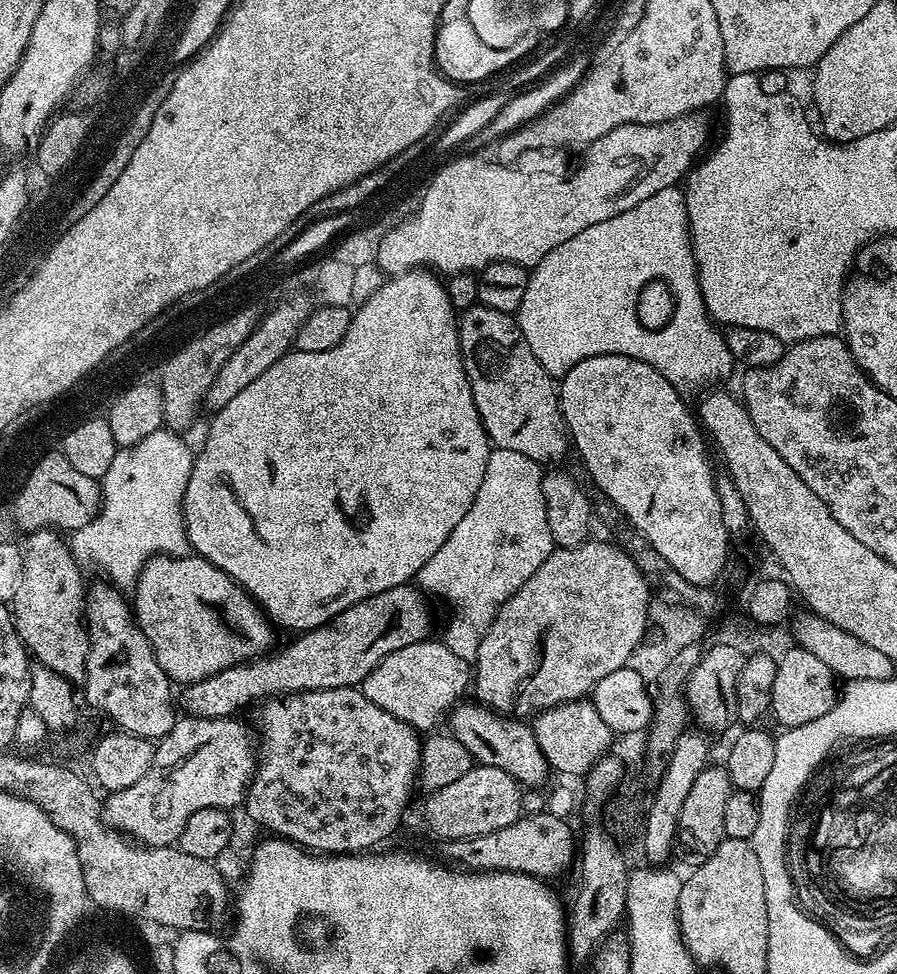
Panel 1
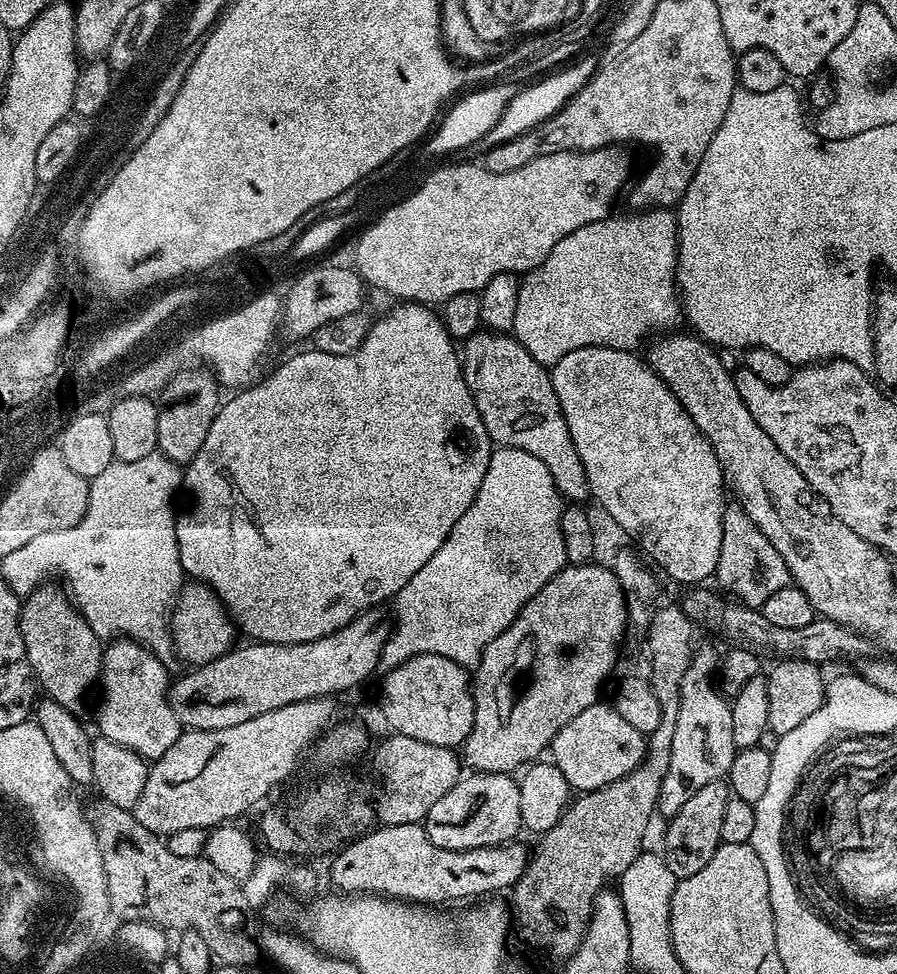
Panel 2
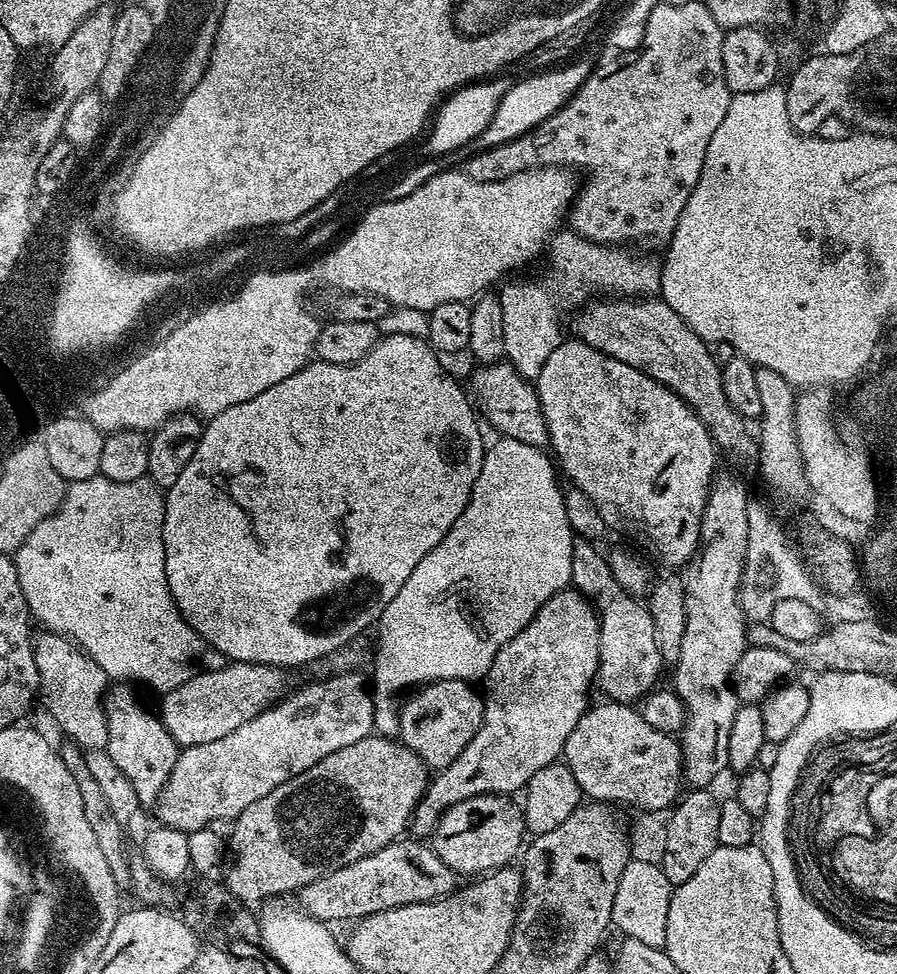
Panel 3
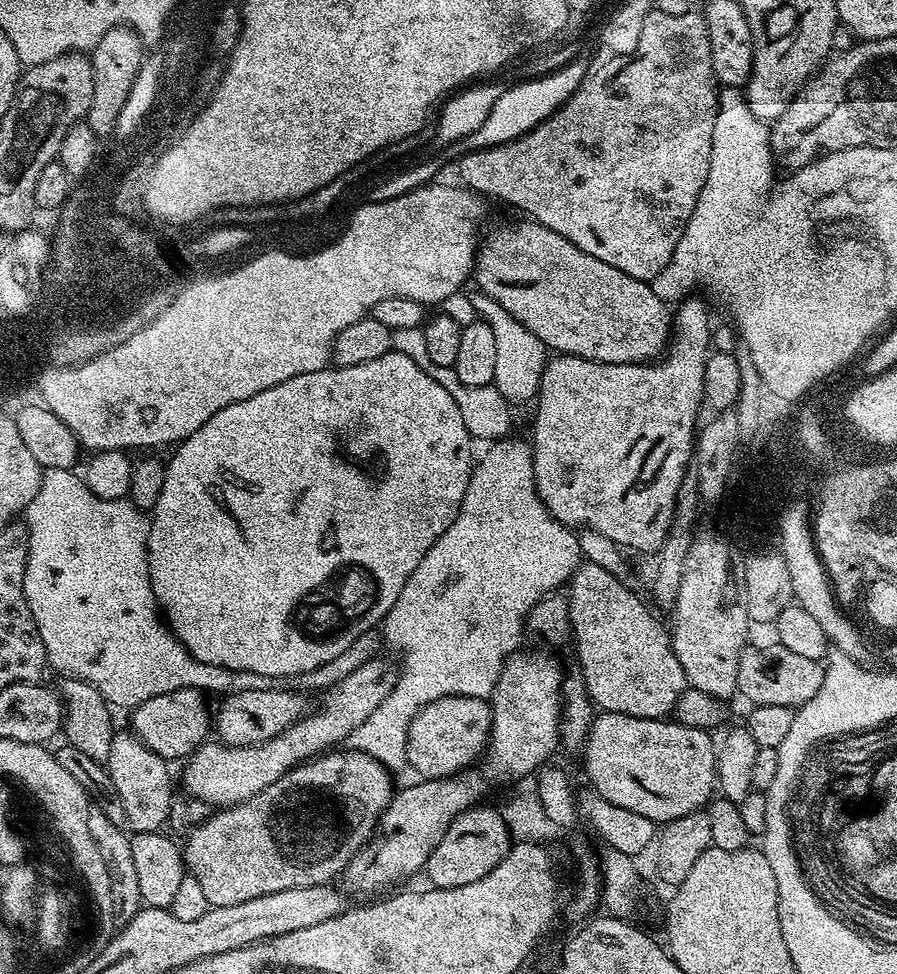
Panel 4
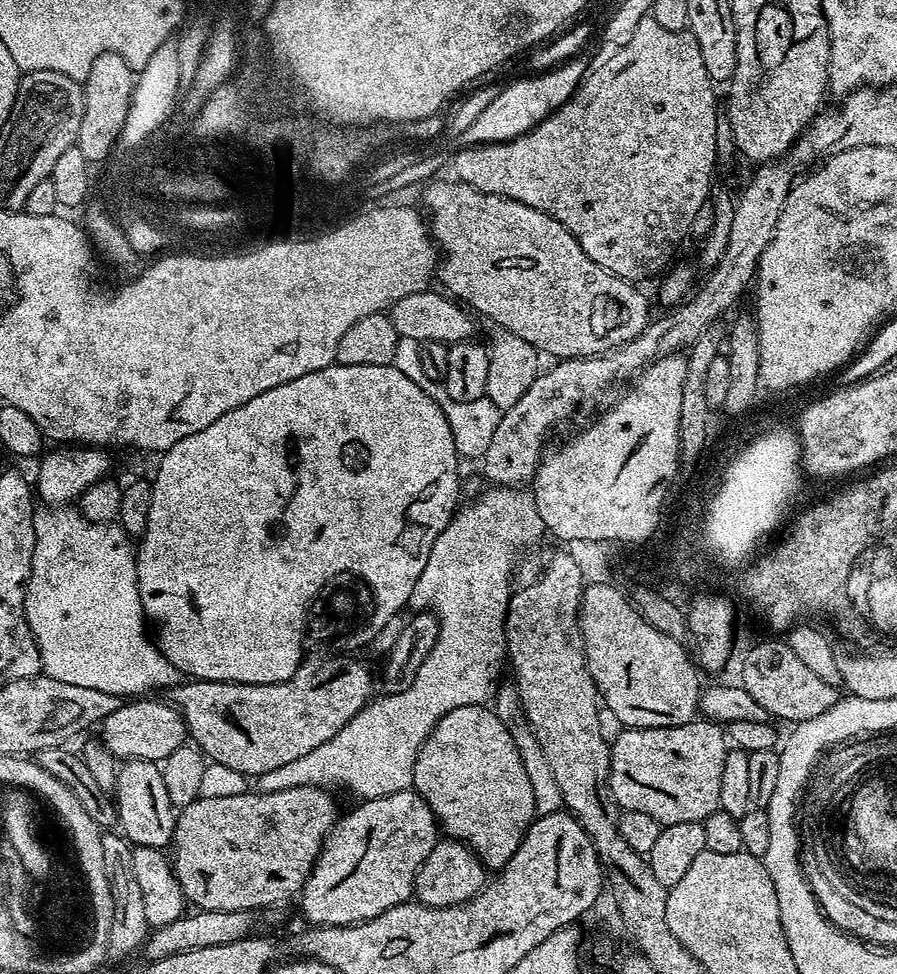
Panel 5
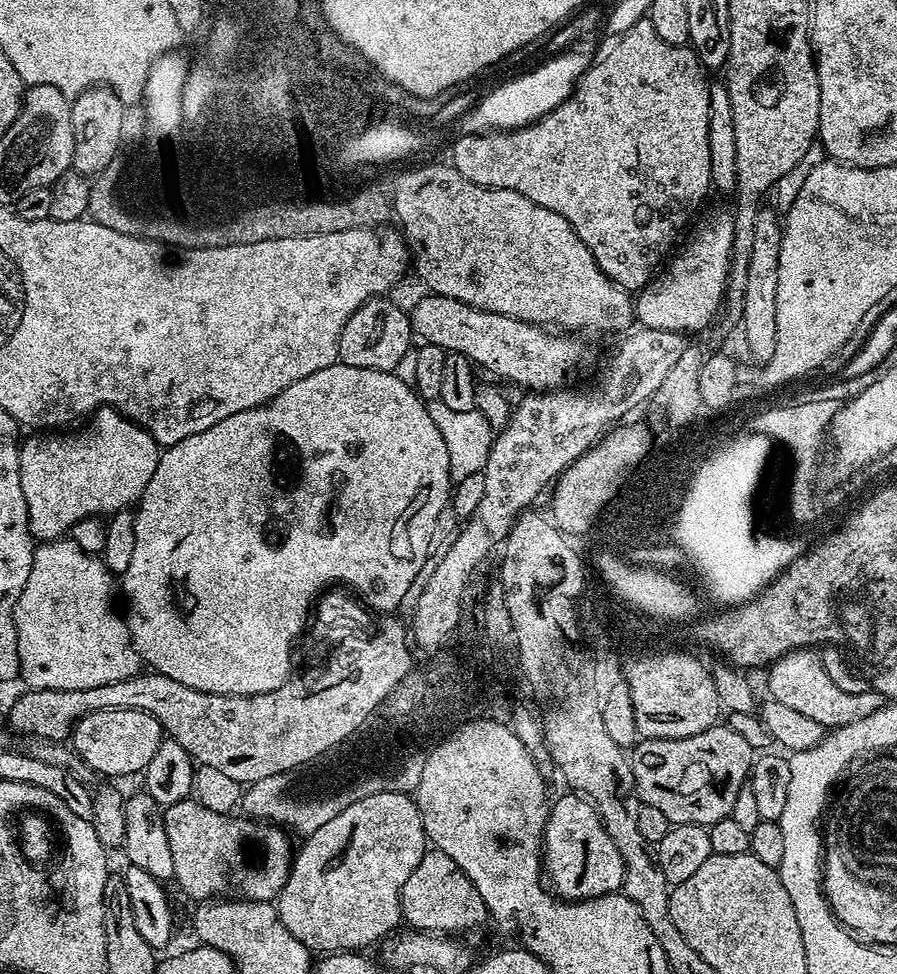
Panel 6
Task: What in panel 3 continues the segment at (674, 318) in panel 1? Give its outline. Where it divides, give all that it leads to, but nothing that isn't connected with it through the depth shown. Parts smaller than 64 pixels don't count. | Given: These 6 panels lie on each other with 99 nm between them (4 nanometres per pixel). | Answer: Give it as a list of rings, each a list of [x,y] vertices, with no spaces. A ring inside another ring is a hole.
[[[560,230],[551,237],[546,248],[547,256],[548,269],[541,274],[540,280],[520,280],[517,284],[505,283],[503,285],[505,288],[499,289],[498,292],[502,302],[504,356],[507,363],[513,364],[517,372],[525,380],[530,381],[535,381],[537,374],[542,370],[542,365],[546,363],[546,358],[550,358],[552,351],[558,350],[558,346],[566,339],[564,312],[573,311],[572,313],[575,313],[585,302],[591,301],[601,294],[608,298],[652,298],[660,290],[661,261],[657,257],[656,260],[652,257],[655,255],[641,254],[628,246],[599,244],[588,240],[585,236],[579,236],[577,232]]]

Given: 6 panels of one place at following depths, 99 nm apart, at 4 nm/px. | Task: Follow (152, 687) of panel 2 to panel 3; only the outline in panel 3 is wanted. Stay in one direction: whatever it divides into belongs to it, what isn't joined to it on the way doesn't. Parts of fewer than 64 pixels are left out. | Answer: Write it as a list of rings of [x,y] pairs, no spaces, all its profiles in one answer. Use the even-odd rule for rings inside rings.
[[[120,682],[107,693],[104,701],[108,731],[106,751],[110,754],[110,758],[114,758],[118,770],[122,770],[126,778],[130,778],[140,805],[152,806],[162,794],[174,770],[174,762],[179,758],[182,749],[174,742],[164,723],[160,721],[159,715],[144,705],[143,698],[135,690],[137,691],[135,687]]]

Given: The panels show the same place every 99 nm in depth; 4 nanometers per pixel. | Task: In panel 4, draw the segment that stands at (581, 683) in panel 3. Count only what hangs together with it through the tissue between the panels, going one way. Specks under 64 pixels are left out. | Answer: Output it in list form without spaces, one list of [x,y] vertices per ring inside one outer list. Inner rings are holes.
[[[517,650],[509,656],[508,660],[502,666],[501,677],[498,678],[496,689],[493,690],[490,703],[492,705],[492,735],[488,737],[488,746],[486,749],[486,755],[483,757],[482,764],[484,763],[484,776],[479,772],[479,767],[473,766],[471,768],[464,769],[463,772],[455,772],[452,776],[443,776],[441,780],[425,780],[421,779],[420,784],[412,784],[409,788],[404,788],[393,795],[392,800],[388,804],[388,809],[386,809],[380,816],[380,822],[378,825],[378,831],[374,836],[374,843],[371,847],[365,846],[360,849],[360,851],[354,854],[354,858],[350,863],[344,868],[342,873],[342,881],[344,880],[343,887],[349,888],[352,892],[376,892],[372,894],[380,894],[385,890],[383,888],[388,888],[391,884],[396,884],[399,880],[404,880],[407,876],[412,876],[416,871],[423,869],[427,865],[430,854],[434,854],[434,850],[438,846],[438,842],[442,842],[442,834],[446,834],[446,830],[450,826],[450,822],[454,822],[454,818],[458,818],[465,812],[468,808],[479,805],[480,800],[488,792],[488,780],[493,780],[494,783],[500,784],[503,780],[510,780],[510,782],[516,782],[520,779],[521,776],[530,776],[533,775],[538,769],[542,768],[544,765],[547,765],[549,761],[553,758],[552,751],[557,747],[561,747],[562,741],[560,739],[560,714],[562,711],[562,676],[560,680],[560,664],[552,656],[547,656],[544,652],[524,652],[525,650]]]

